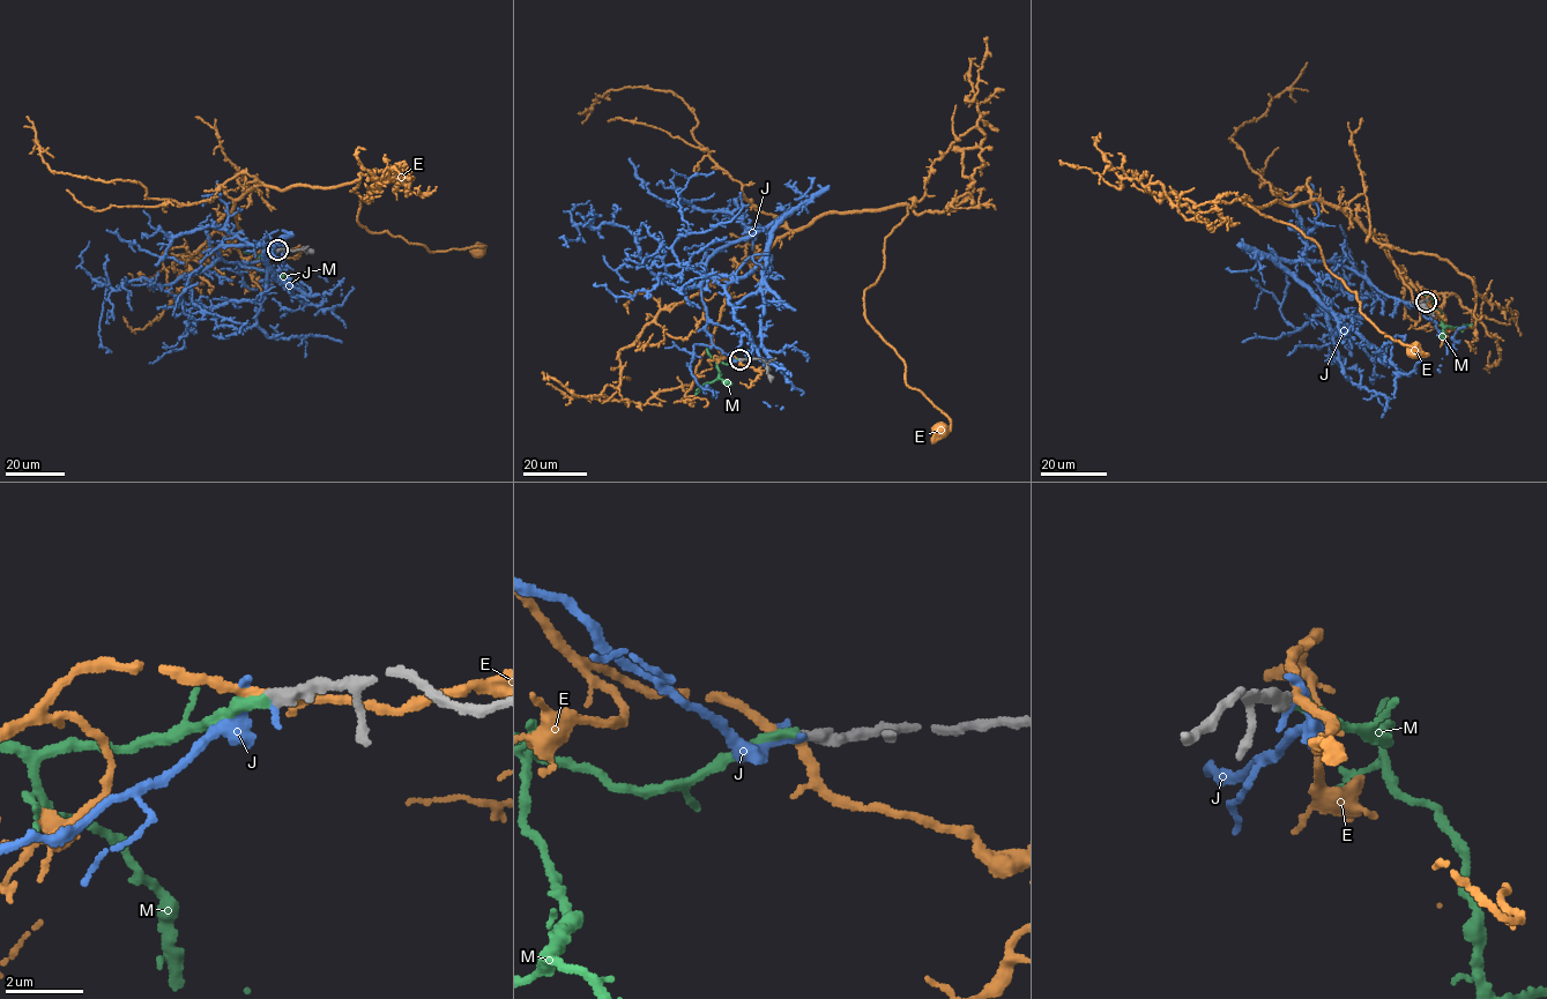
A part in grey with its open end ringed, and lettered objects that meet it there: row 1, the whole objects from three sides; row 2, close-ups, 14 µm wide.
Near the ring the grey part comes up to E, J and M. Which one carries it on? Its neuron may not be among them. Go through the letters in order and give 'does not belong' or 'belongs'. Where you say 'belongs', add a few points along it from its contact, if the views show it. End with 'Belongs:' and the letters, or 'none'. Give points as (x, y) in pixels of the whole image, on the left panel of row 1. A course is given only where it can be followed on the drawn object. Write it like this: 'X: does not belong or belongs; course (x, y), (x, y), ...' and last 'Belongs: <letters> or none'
E: does not belong
J: does not belong
M: belongs; course (277, 250), (259, 255), (269, 269), (260, 271), (253, 266)
Belongs: M

